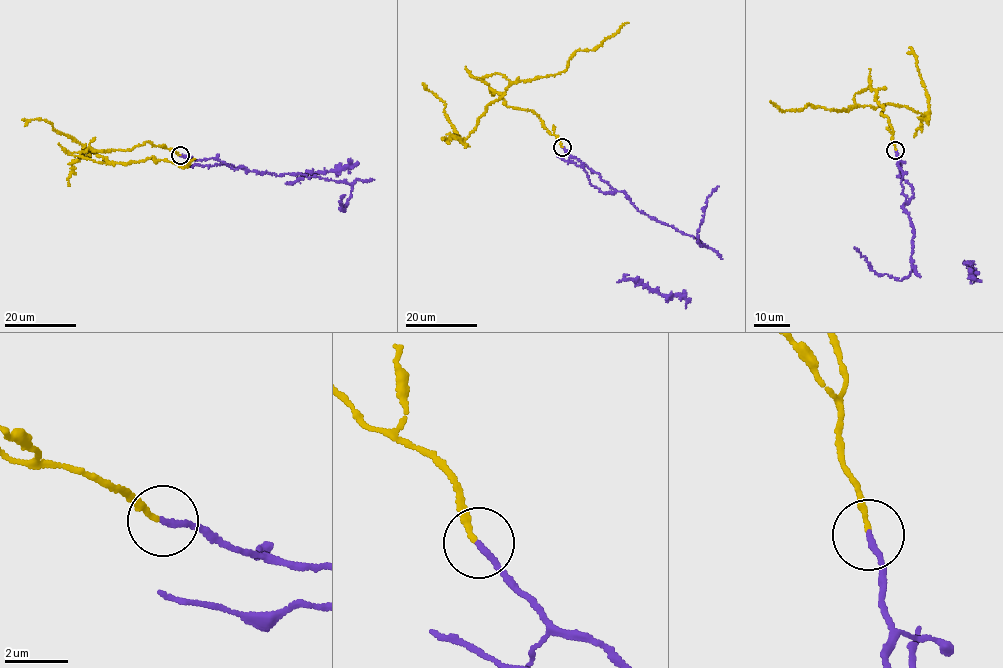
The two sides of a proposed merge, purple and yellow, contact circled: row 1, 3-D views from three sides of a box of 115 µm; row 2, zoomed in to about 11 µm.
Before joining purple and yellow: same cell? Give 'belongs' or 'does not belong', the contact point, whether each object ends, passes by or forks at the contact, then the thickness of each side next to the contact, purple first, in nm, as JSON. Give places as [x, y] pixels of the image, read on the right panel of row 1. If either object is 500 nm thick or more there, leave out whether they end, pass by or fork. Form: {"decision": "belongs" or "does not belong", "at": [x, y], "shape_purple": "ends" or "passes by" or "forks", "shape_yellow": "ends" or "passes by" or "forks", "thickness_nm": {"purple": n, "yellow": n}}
{"decision": "does not belong", "at": [895, 150], "shape_purple": "ends", "shape_yellow": "ends", "thickness_nm": {"purple": 180, "yellow": 170}}

